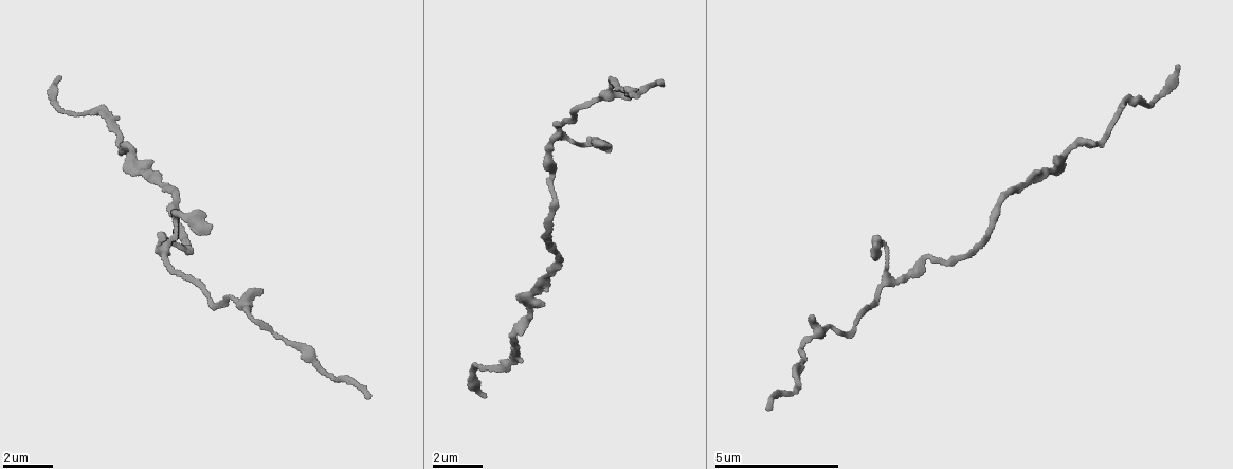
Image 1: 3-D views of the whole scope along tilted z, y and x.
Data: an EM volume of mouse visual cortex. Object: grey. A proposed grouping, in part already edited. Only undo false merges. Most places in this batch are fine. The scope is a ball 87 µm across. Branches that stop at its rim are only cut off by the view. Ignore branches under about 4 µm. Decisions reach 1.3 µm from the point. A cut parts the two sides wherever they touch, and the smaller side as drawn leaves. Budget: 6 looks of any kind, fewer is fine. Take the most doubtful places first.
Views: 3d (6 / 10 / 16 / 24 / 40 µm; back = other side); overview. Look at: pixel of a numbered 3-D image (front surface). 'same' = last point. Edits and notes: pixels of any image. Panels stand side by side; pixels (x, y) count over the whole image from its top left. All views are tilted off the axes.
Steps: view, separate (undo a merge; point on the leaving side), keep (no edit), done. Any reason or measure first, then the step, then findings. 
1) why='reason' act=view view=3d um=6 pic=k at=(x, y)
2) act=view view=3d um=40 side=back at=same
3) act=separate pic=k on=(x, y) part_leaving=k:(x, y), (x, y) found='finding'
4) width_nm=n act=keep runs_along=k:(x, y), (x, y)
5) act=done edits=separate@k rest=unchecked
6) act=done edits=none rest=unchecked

act=view view=3d um=16 pic=1 at=(167, 257)

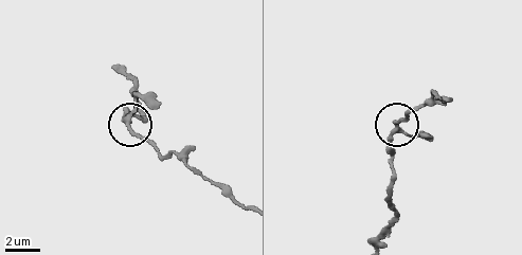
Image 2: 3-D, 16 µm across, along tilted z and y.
arms=3 act=keep runs_along=2:(137, 117), (126, 112), (130, 125), (162, 157) found='all the same neuron'

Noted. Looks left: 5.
why='calibre changes' act=view view=3d um=6 pic=1 at=(522, 324)

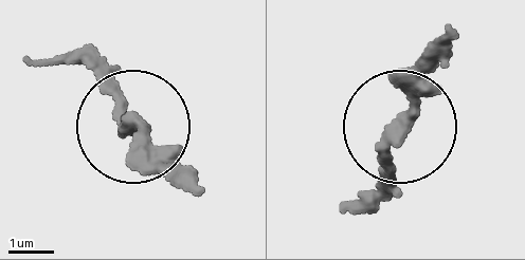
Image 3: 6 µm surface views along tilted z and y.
act=keep runs_along=3:(434, 43), (370, 197) found='all the same neuron'

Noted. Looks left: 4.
why='sudden change in width' act=view view=3d um=6 pic=1 at=(805, 342)

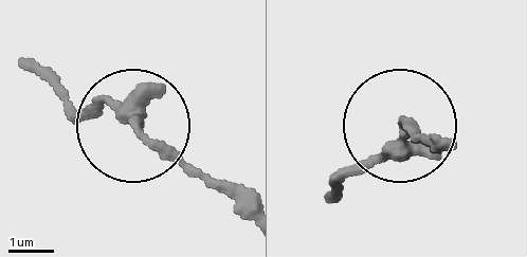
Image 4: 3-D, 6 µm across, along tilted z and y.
width_nm=210 act=keep runs_along=4:(51, 87), (75, 110), (115, 108), (224, 193) found='one neuron here'

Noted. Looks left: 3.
act=done edits=none rest=unchecked

